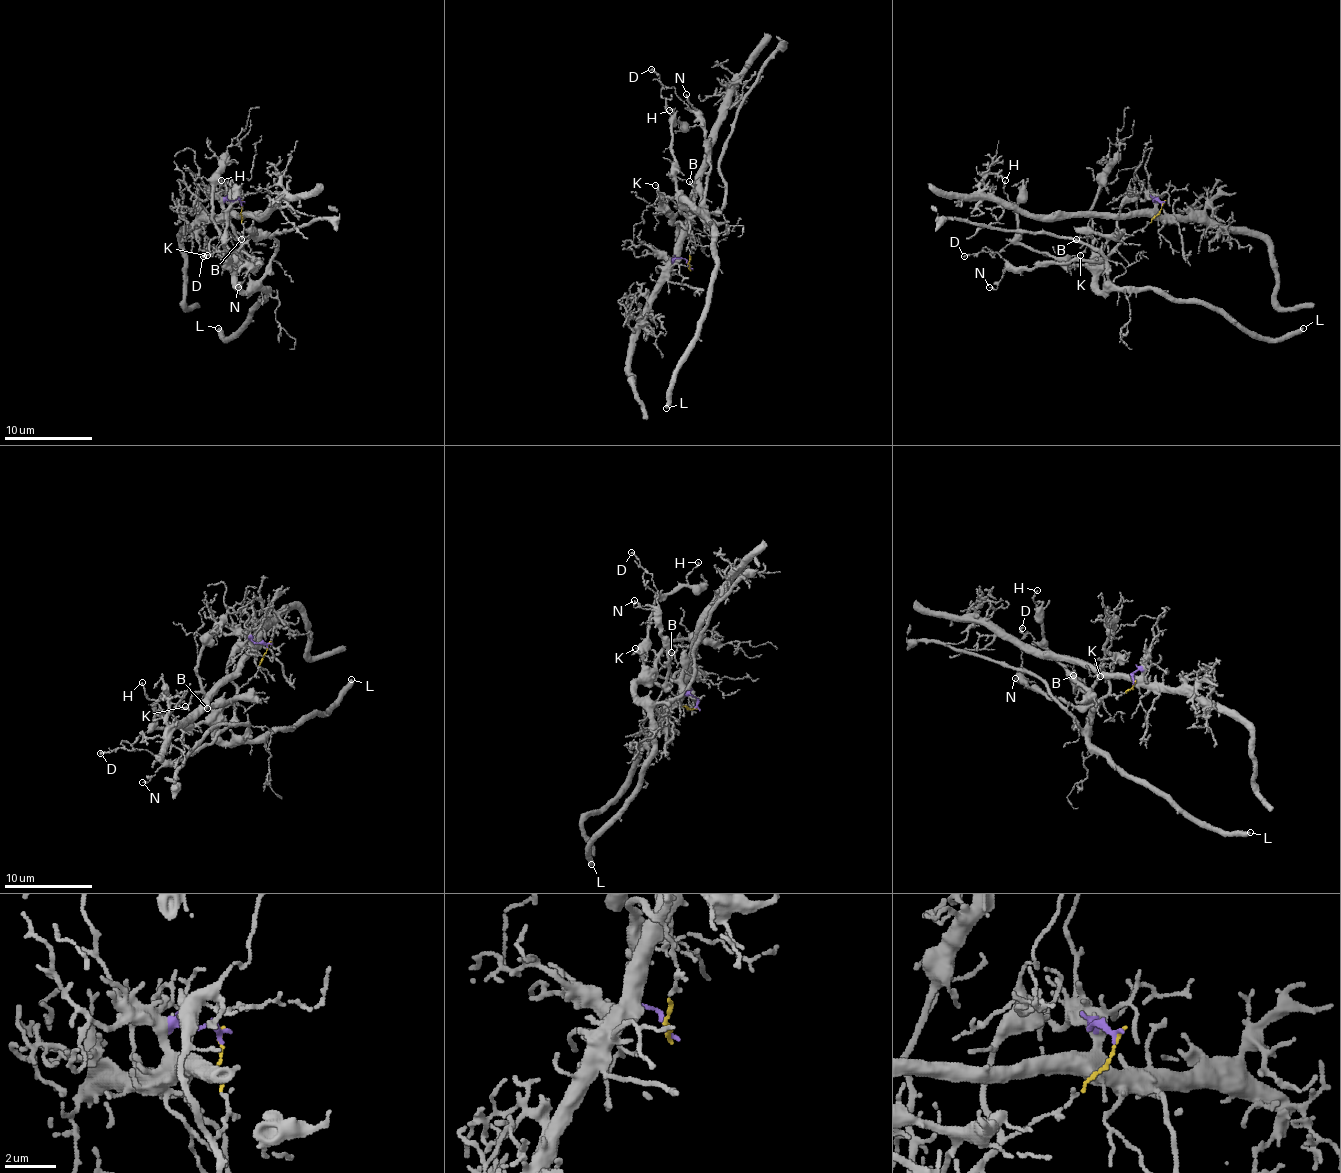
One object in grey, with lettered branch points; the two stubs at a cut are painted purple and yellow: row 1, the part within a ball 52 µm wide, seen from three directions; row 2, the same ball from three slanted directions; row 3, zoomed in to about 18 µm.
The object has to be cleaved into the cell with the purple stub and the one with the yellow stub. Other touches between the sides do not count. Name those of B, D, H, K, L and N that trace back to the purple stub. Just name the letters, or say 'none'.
none

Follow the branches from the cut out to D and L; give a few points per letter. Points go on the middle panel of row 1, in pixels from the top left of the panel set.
D: (690, 267), (692, 247), (688, 216), (681, 207), (681, 194), (677, 190), (670, 112), (661, 82), (650, 68)
L: (690, 267), (692, 247), (683, 203), (712, 227), (714, 275), (701, 326), (677, 372), (666, 408)

